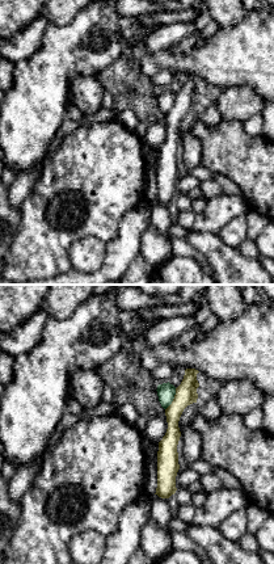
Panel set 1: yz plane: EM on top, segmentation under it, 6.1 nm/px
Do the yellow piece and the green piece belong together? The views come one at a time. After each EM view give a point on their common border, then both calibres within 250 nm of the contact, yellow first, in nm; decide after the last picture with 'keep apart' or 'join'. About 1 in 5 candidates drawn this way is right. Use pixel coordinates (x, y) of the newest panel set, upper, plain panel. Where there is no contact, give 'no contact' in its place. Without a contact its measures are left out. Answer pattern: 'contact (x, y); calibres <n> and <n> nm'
contact (173, 105); calibres 130 and 110 nm

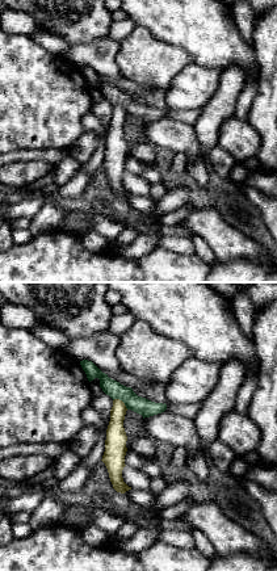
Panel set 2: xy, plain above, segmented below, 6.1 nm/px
contact (121, 106); calibres 130 and 110 nm

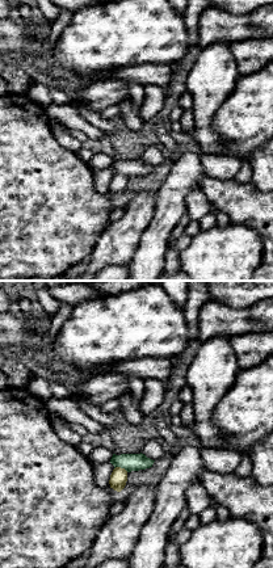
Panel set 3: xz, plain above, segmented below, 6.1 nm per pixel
contact (120, 173); calibres 110 and 110 nm

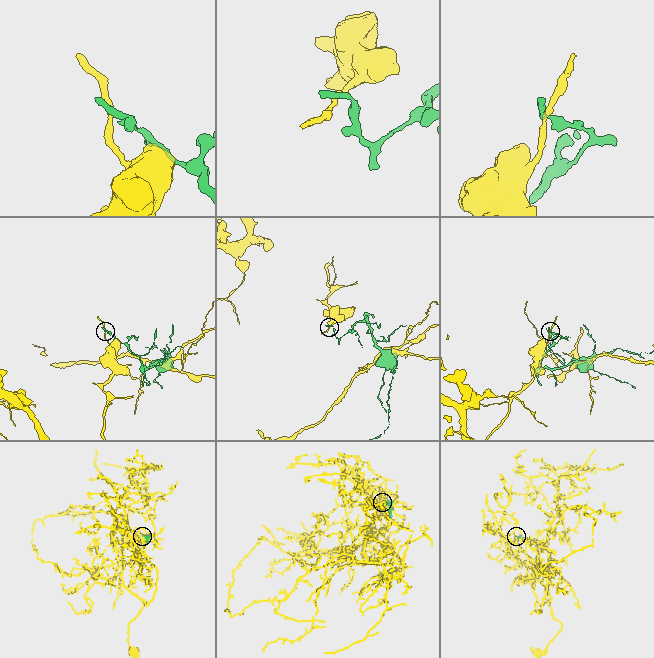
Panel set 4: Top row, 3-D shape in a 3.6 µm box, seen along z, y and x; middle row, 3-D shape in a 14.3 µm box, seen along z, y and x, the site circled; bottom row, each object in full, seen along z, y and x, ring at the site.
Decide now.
keep apart

